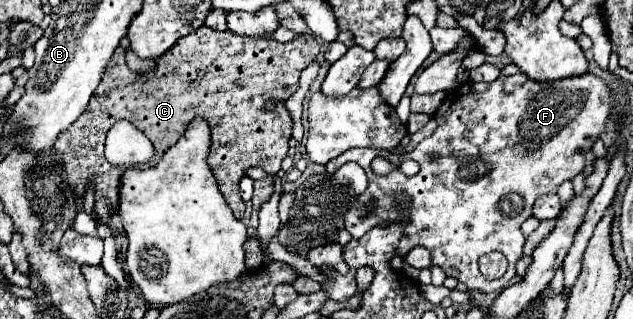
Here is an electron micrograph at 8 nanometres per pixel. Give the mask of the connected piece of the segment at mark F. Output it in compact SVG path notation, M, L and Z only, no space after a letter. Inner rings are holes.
M518 72L518 74L514 74L514 76L500 76L498 80L494 80L494 82L490 82L490 84L486 84L486 82L464 82L464 84L460 84L460 86L454 88L450 94L446 94L446 100L444 100L442 106L436 110L436 114L446 114L446 122L440 122L440 124L438 124L438 130L436 130L430 138L424 138L410 154L400 156L400 154L388 154L388 150L354 148L354 150L348 150L346 154L342 154L338 160L334 158L332 162L326 164L326 170L328 170L328 172L334 172L334 170L338 170L342 164L346 164L346 162L356 162L356 164L360 164L360 166L366 170L366 174L368 174L368 188L366 188L364 196L360 196L360 200L344 214L344 228L350 232L350 216L364 216L362 212L364 212L364 208L366 208L368 202L374 202L374 210L372 210L370 216L378 216L378 220L380 220L380 216L386 216L386 218L388 218L388 212L390 212L390 220L396 222L396 194L404 194L404 196L410 198L410 212L406 210L406 212L402 214L402 216L406 216L408 222L406 222L406 228L404 228L404 234L402 234L402 242L400 242L400 248L398 248L398 256L408 254L414 246L424 246L424 248L428 248L430 254L432 254L432 264L434 264L434 266L440 266L440 268L446 272L446 276L454 276L458 282L466 284L468 290L478 290L478 292L494 292L494 290L500 290L500 288L508 286L510 280L516 276L516 268L514 268L514 266L516 266L516 262L522 258L522 244L524 244L524 236L522 236L522 232L520 232L520 226L522 226L522 222L524 222L528 216L532 216L532 206L534 206L536 198L540 198L542 194L556 192L558 186L560 186L562 182L572 180L572 178L584 168L584 156L586 156L586 152L592 148L592 144L596 142L596 138L602 134L602 130L604 130L604 126L606 126L606 120L608 120L608 114L610 114L610 90L608 90L608 86L606 86L606 82L604 82L602 78L592 76L592 74L574 76L574 78L562 78L562 80L554 80L554 82L534 82L534 80L526 78L526 74ZM378 156L380 156L380 158L386 158L386 160L392 162L394 166L400 166L404 160L414 160L414 162L420 164L420 172L418 172L416 176L406 176L404 172L394 170L394 172L390 172L390 174L386 174L386 176L378 176L378 174L374 174L372 168L370 168L370 162L372 162L374 158L378 158ZM492 250L500 250L500 252L508 258L508 272L506 272L502 278L488 282L482 274L478 274L478 258L480 258L482 254L486 254L486 252L492 252Z

